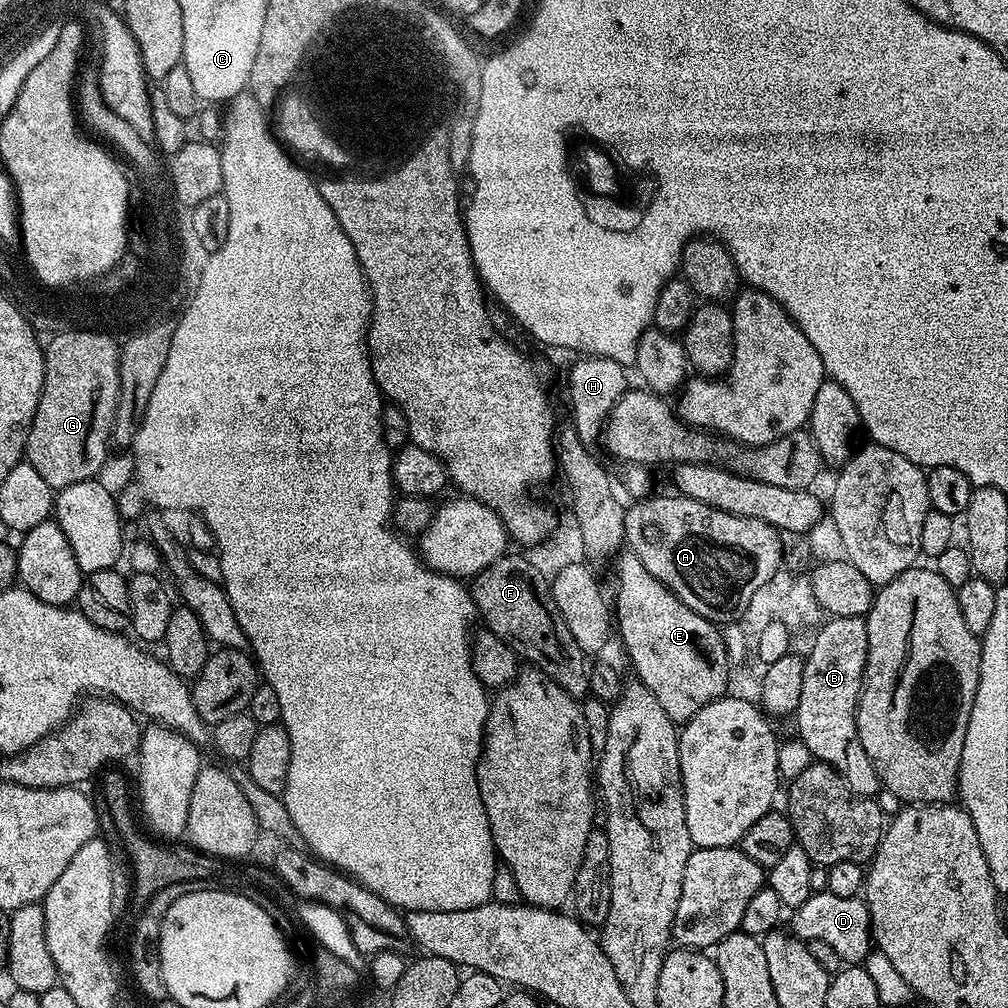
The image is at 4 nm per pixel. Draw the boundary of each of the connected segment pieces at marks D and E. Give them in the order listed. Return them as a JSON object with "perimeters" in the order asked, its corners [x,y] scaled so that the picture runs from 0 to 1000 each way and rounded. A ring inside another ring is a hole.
{"perimeters":[[[[807,885],[796,899],[785,906],[786,918],[784,924],[793,933],[814,933],[827,938],[831,950],[838,957],[852,957],[863,943],[863,918],[861,916],[861,898],[853,889],[847,891],[831,891],[831,887]]],[[[616,547],[610,553],[611,558],[611,595],[609,591],[609,623],[613,628],[613,635],[619,638],[623,646],[623,655],[631,666],[630,674],[653,692],[653,700],[661,704],[661,708],[668,716],[678,716],[688,712],[696,700],[714,693],[723,686],[722,683],[722,643],[718,639],[715,624],[706,616],[696,613],[685,601],[675,596],[667,586],[657,577],[653,577],[633,558],[628,548]]]]}

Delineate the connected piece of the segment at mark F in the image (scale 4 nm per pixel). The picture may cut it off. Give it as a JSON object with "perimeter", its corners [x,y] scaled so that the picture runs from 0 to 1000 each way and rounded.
{"perimeter":[[[501,550],[482,565],[467,572],[466,586],[472,599],[479,622],[489,627],[502,641],[506,641],[515,654],[535,663],[548,676],[554,677],[563,688],[572,694],[582,691],[585,687],[583,657],[573,637],[565,630],[554,601],[550,601],[545,576],[523,557],[520,550]]]}

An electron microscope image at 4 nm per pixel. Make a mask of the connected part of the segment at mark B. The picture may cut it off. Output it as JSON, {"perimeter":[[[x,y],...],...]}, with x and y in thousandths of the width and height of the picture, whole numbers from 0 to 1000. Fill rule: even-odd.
{"perimeter":[[[827,611],[818,616],[818,619],[810,627],[810,636],[807,637],[806,644],[798,651],[796,692],[788,707],[789,729],[800,738],[807,755],[821,758],[837,773],[839,780],[847,784],[847,788],[868,791],[875,779],[863,752],[859,752],[859,744],[855,744],[855,736],[851,732],[849,719],[849,701],[853,691],[853,682],[857,676],[861,648],[861,630],[859,629],[861,616],[855,611]]]}

